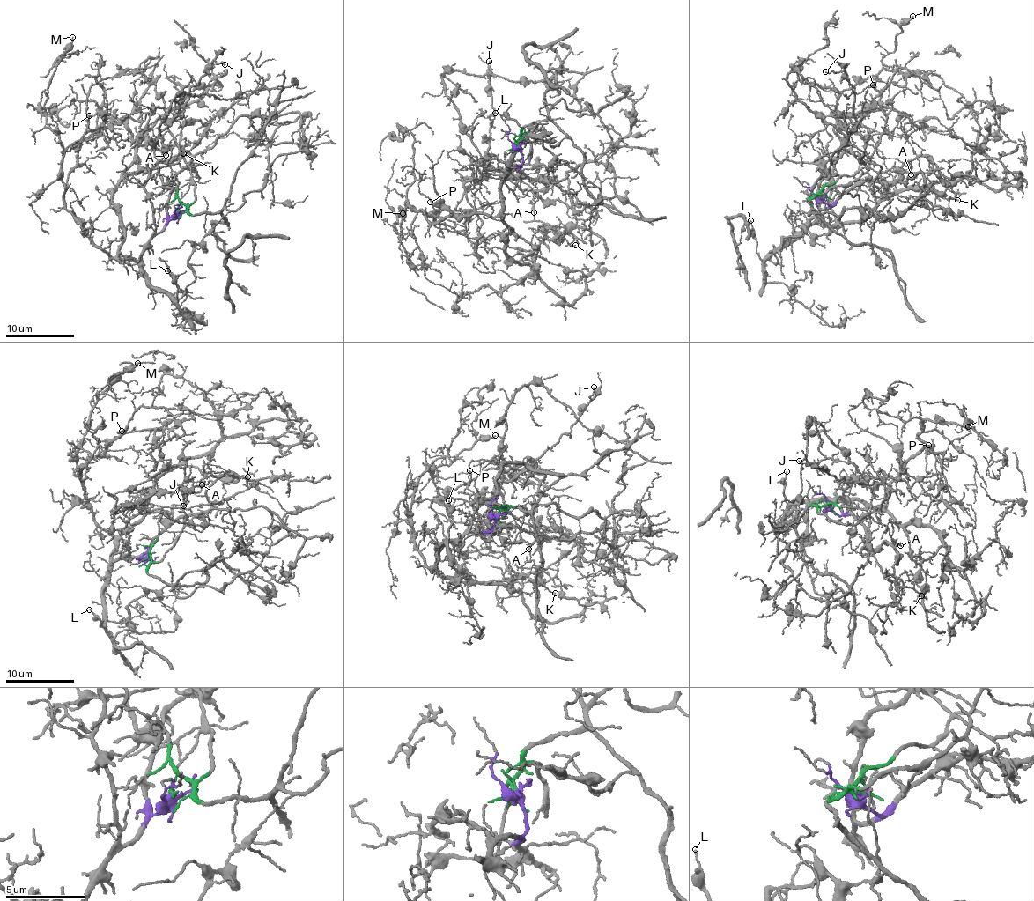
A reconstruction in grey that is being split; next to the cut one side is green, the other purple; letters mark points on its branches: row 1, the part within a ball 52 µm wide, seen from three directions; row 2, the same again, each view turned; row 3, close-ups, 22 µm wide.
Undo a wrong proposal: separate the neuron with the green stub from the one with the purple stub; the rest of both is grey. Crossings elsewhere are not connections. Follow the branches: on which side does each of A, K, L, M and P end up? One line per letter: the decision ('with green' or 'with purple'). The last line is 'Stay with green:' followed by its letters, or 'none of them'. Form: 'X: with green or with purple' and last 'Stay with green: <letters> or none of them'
A: with purple
K: with purple
L: with purple
M: with purple
P: with purple
Stay with green: none of them

